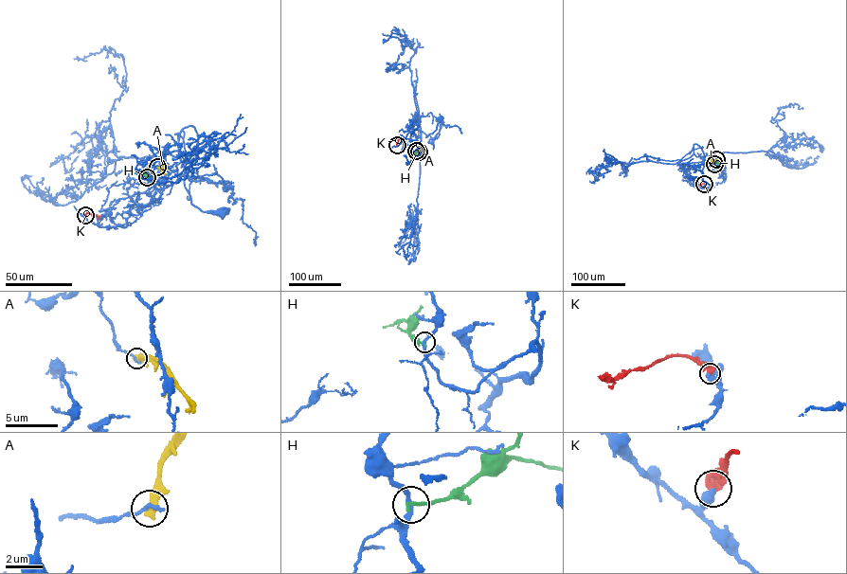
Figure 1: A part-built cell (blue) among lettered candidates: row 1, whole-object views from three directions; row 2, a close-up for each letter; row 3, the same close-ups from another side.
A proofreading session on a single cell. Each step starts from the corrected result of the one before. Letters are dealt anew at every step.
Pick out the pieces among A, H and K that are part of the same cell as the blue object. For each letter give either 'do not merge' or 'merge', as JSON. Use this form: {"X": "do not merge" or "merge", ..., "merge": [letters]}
{"A": "do not merge", "H": "do not merge", "K": "do not merge", "merge": []}

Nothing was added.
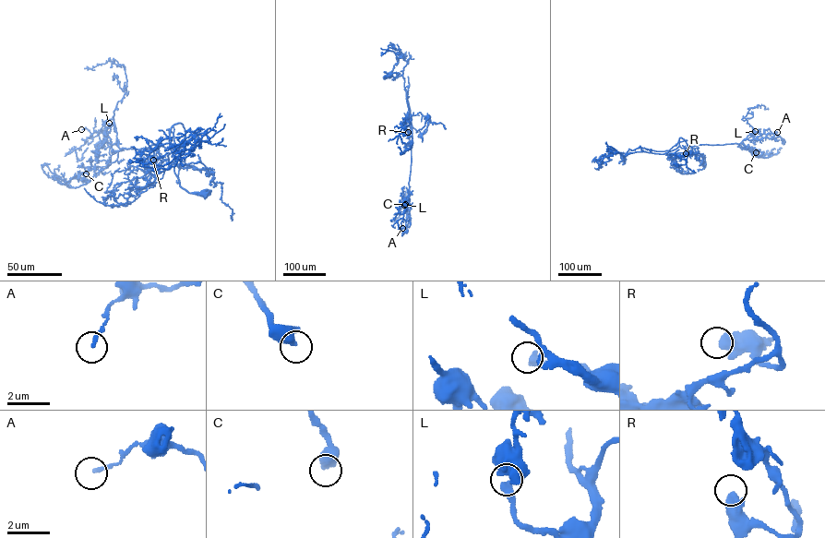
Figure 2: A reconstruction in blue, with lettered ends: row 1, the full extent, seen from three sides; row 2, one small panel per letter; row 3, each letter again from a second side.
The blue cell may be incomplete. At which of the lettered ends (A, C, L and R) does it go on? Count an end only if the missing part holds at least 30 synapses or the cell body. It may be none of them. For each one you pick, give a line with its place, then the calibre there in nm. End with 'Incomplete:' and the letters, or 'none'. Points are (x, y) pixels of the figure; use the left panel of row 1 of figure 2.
L: Place: (109, 123). Thickness 400 nm
Incomplete: L

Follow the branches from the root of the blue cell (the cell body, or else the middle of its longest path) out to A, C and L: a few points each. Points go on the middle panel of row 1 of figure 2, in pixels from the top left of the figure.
A: (428, 117), (424, 125), (417, 132), (409, 125), (412, 136), (410, 204), (409, 217), (402, 228)
C: (428, 117), (424, 125), (417, 132), (409, 125), (412, 136), (408, 183), (411, 193), (401, 203), (404, 205)
L: (428, 117), (424, 125), (417, 132), (409, 125), (412, 131), (411, 161), (405, 204)

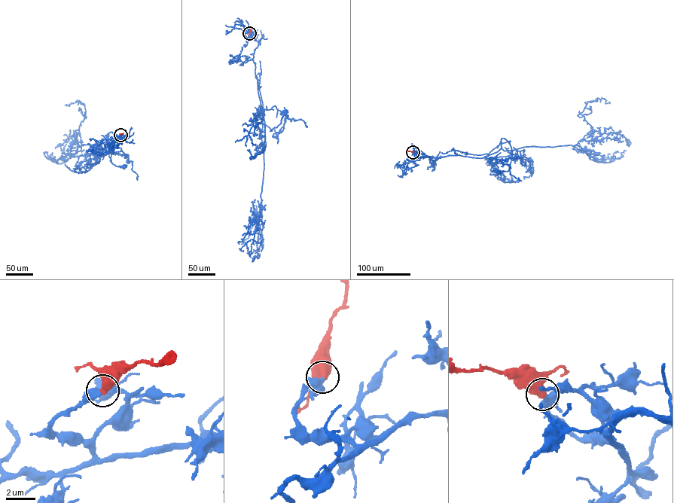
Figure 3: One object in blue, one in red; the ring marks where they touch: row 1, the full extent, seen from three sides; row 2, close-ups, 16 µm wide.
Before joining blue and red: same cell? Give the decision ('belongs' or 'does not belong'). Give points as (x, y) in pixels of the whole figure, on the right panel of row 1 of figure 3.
belongs

